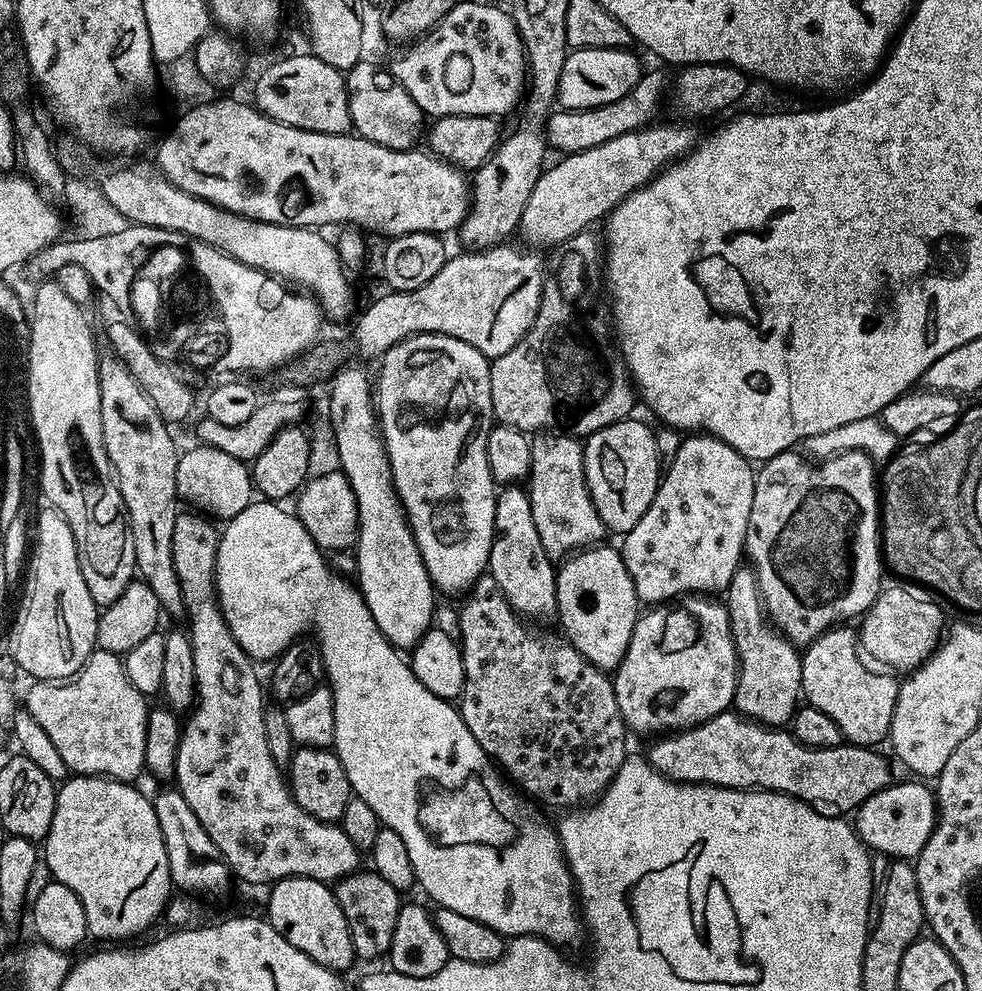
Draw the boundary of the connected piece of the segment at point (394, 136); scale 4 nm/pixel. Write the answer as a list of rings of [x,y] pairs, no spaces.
[[[361,60],[348,70],[345,84],[351,122],[357,135],[367,138],[376,145],[400,151],[409,151],[417,145],[415,142],[419,138],[421,141],[425,115],[405,88],[393,78],[391,71],[367,60]]]

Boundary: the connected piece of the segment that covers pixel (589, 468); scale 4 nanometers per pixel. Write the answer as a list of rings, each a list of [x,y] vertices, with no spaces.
[[[625,418],[593,432],[584,444],[584,473],[594,510],[609,533],[623,534],[638,526],[638,518],[650,510],[654,494],[660,488],[662,461],[656,445],[656,433],[640,420]]]

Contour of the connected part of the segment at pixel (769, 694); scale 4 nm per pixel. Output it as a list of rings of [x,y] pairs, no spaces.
[[[741,566],[726,589],[726,607],[736,653],[740,659],[740,677],[736,683],[735,711],[757,724],[784,726],[795,716],[802,700],[802,656],[779,628],[775,627],[760,596],[756,573]]]

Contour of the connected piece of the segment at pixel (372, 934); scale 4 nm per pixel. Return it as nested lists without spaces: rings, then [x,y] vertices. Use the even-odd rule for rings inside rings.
[[[357,870],[344,877],[335,885],[338,906],[346,914],[346,922],[352,931],[352,945],[357,957],[362,961],[387,957],[391,948],[391,936],[394,934],[395,922],[402,905],[402,894],[386,878],[371,870]]]

